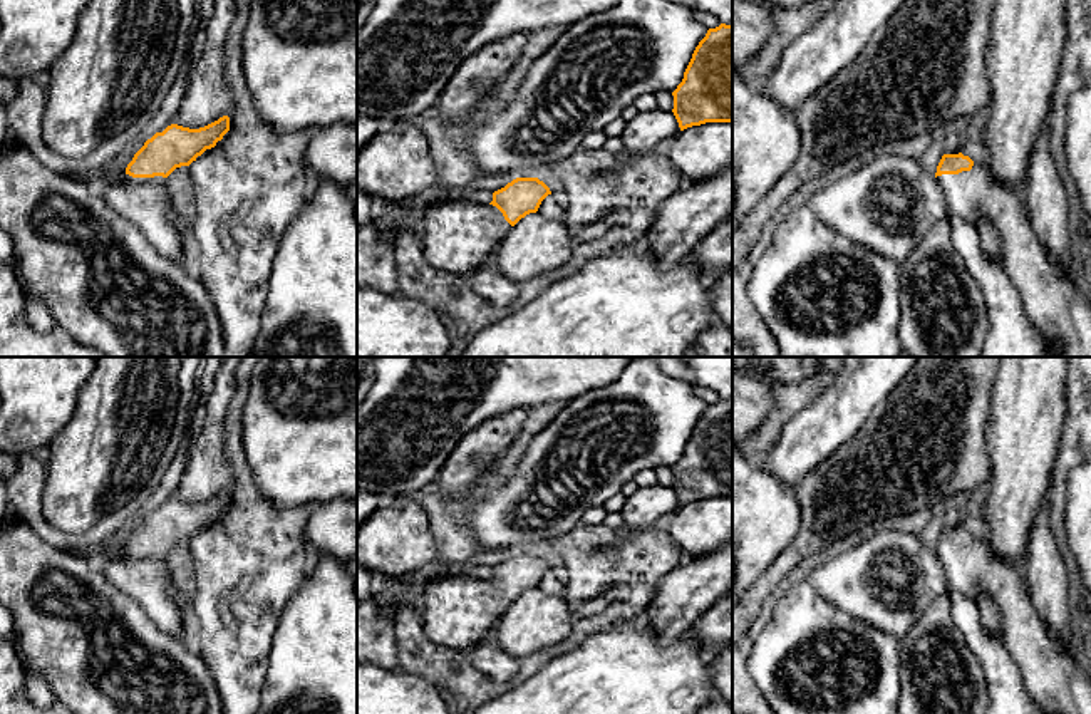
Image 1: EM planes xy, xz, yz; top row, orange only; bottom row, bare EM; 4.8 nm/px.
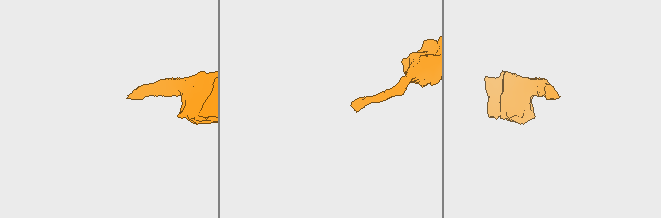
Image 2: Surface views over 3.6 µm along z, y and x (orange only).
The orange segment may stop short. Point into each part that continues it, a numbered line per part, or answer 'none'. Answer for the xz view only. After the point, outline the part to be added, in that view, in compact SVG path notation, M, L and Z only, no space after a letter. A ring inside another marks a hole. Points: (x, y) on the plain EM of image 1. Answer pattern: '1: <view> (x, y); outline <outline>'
1: xz (458, 612); outline M432 577L421 607L426 635L434 644L469 654L496 630L511 603L493 580Z

